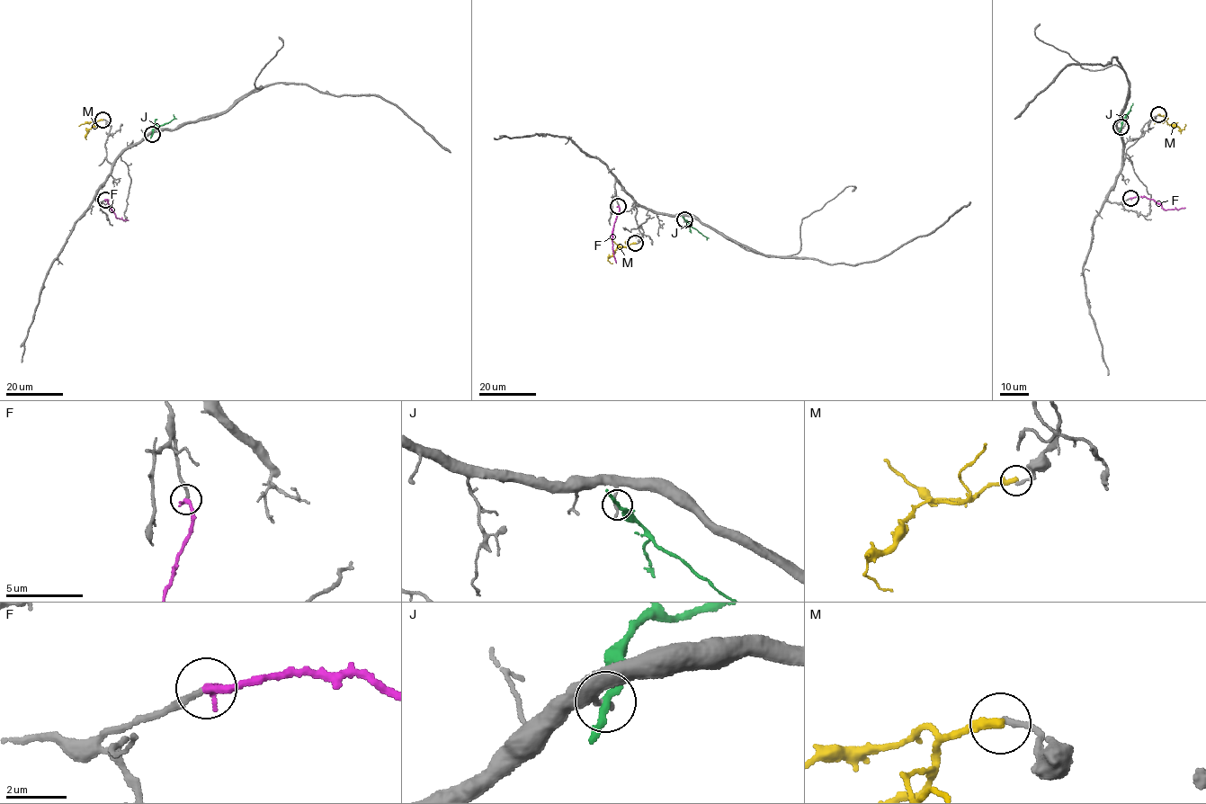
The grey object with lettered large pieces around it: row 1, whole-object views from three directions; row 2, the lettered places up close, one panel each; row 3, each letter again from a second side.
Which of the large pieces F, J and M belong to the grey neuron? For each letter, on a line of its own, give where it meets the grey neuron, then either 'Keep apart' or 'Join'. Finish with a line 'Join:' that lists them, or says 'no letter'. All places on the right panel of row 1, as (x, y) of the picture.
F: Touches grey at (1130, 198). Join
J: Touches grey at (1121, 127). Keep apart
M: Touches grey at (1158, 114). Keep apart
Join: F

